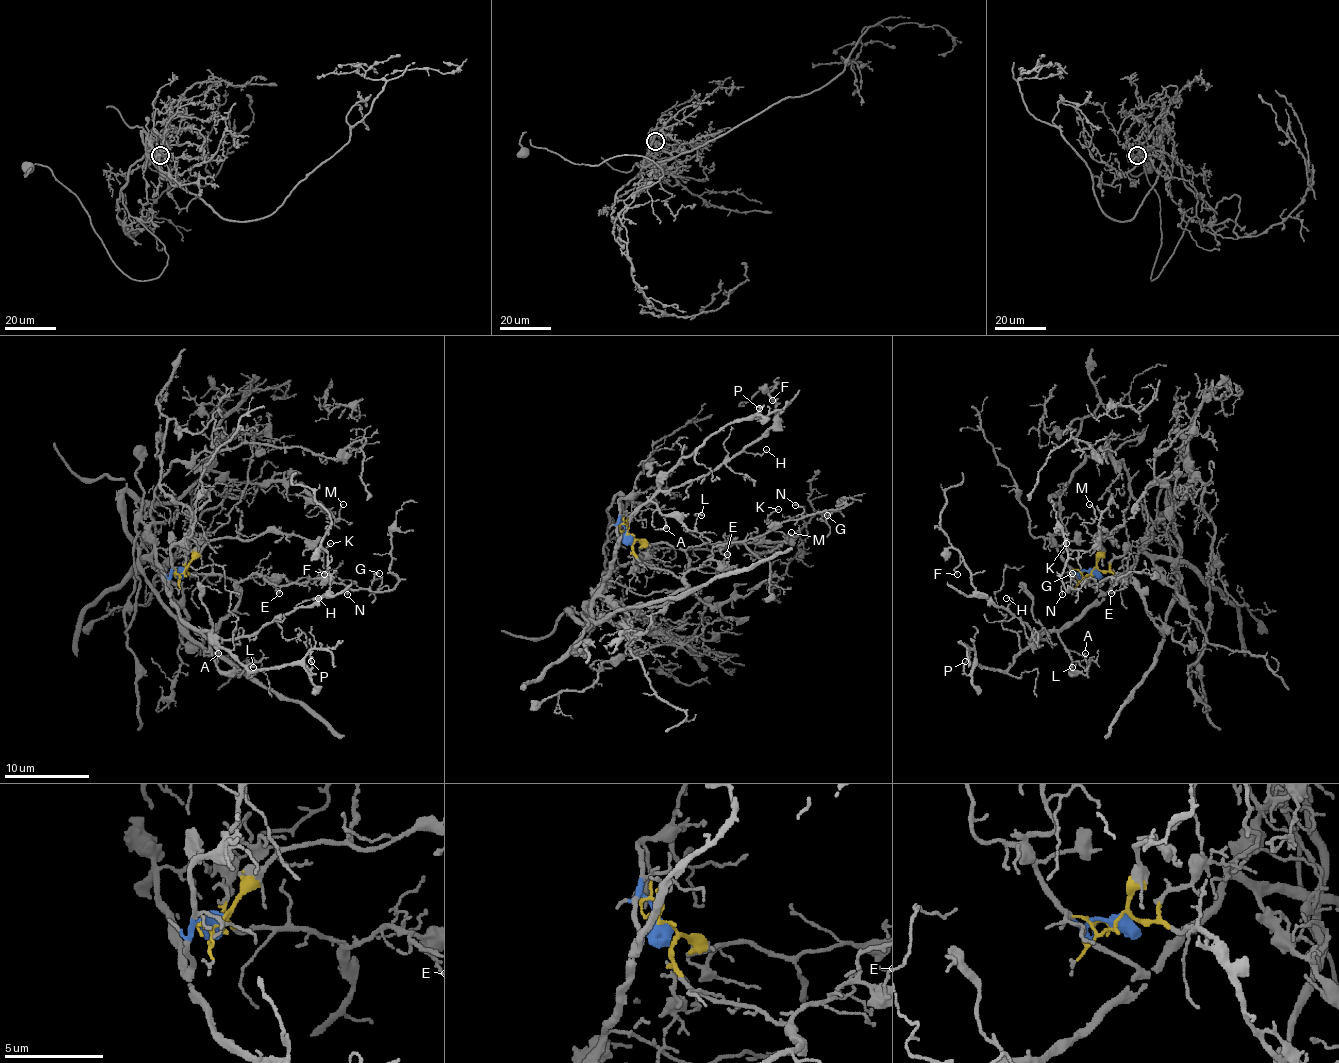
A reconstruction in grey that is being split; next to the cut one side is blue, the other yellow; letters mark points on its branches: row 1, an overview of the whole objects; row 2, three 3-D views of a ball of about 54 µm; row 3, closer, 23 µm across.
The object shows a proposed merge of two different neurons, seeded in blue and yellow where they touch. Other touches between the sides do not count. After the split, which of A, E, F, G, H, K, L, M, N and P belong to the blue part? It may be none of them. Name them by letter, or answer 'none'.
A, F, H, L, P

